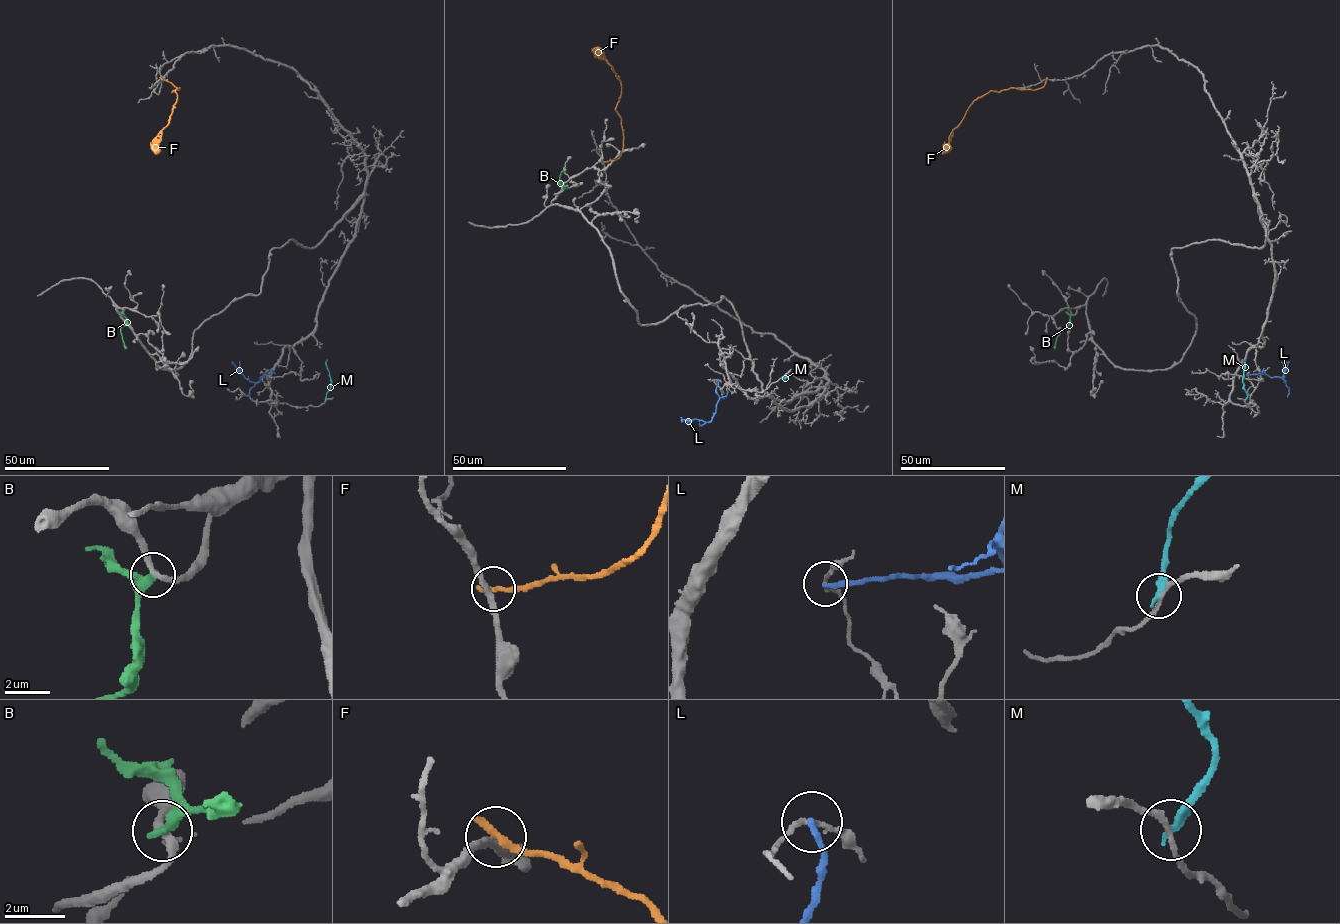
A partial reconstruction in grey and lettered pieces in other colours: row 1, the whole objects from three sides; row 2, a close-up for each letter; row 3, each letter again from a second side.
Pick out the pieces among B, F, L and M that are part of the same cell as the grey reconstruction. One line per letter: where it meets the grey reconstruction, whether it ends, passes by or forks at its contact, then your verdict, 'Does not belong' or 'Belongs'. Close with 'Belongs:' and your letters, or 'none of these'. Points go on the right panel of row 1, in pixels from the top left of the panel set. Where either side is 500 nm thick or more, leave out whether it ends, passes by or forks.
B: Touches grey at (1071, 314). It ends there. Does not belong
F: Touches grey at (1047, 78). It ends there. Does not belong
L: Touches grey at (1247, 375). It ends there. Does not belong
M: Touches grey at (1244, 400). It ends there. Does not belong
Belongs: none of these

